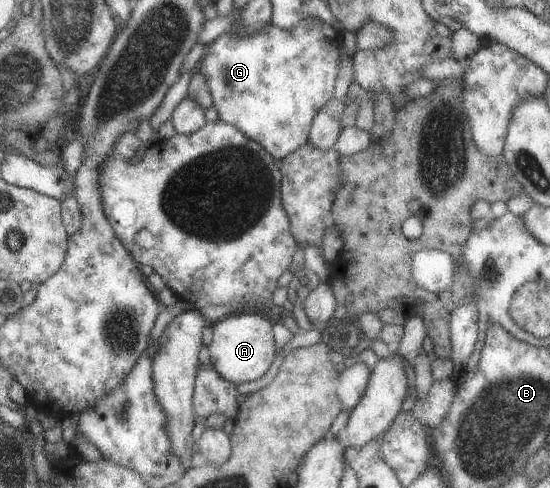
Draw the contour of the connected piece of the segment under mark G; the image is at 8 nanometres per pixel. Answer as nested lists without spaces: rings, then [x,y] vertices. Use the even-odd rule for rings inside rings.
[[[304,17],[289,29],[267,22],[257,31],[245,34],[237,32],[231,25],[229,30],[205,46],[195,70],[206,81],[217,119],[236,127],[247,139],[255,141],[273,159],[280,161],[306,143],[313,116],[332,97],[341,43],[342,34],[316,17]]]

